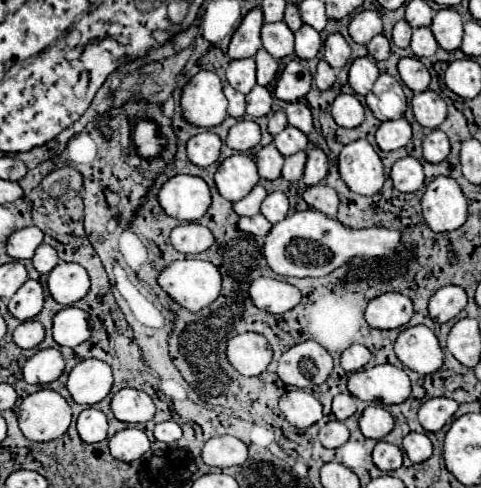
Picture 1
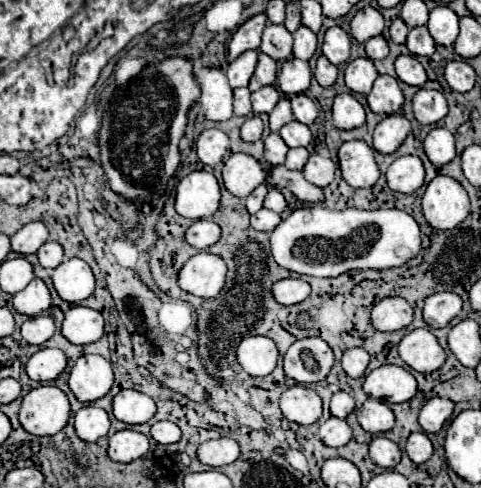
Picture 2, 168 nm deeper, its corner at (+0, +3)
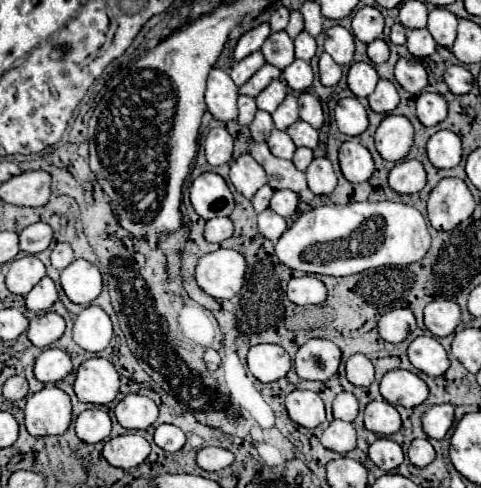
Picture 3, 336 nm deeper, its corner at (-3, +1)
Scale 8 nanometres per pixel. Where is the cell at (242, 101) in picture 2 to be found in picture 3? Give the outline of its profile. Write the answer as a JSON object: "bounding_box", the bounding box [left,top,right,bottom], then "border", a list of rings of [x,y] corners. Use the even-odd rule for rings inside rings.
{"bounding_box":[237,95,257,125],"border":[[[239,95],[239,101],[237,101],[237,107],[239,107],[239,115],[237,115],[237,123],[239,125],[249,125],[257,113],[257,105],[255,105],[255,99],[249,97],[249,95]]]}

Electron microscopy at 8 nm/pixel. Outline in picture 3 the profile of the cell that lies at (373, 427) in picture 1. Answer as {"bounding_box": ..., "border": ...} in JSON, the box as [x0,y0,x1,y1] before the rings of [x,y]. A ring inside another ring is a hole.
{"bounding_box":[365,401,401,435],"border":[[[371,401],[365,407],[365,427],[377,435],[393,435],[401,429],[399,411],[387,401]]]}

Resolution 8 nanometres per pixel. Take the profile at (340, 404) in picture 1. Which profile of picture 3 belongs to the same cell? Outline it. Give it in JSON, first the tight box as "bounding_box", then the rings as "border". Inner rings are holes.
{"bounding_box":[333,393,357,421],"border":[[[339,393],[333,401],[333,417],[341,421],[355,421],[357,417],[357,399],[353,393]]]}

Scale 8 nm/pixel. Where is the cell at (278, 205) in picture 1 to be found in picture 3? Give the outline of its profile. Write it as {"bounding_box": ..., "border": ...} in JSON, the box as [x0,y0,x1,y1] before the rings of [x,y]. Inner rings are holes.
{"bounding_box":[271,189,299,217],"border":[[[289,189],[275,191],[271,197],[271,209],[275,213],[279,213],[281,217],[293,215],[297,211],[297,203],[299,203],[299,195],[295,191],[289,191]]]}

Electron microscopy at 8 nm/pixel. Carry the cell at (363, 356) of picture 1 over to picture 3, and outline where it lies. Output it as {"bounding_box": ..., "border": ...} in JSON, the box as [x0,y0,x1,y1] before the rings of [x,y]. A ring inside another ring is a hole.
{"bounding_box":[347,355,375,387],"border":[[[353,355],[347,361],[347,379],[357,387],[369,387],[375,381],[373,365],[365,355]]]}

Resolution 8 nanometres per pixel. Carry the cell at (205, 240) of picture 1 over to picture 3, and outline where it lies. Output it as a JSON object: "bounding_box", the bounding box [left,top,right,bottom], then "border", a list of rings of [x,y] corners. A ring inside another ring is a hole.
{"bounding_box":[205,217,233,243],"border":[[[229,217],[209,219],[205,225],[205,239],[211,243],[221,243],[233,235],[233,221]]]}

